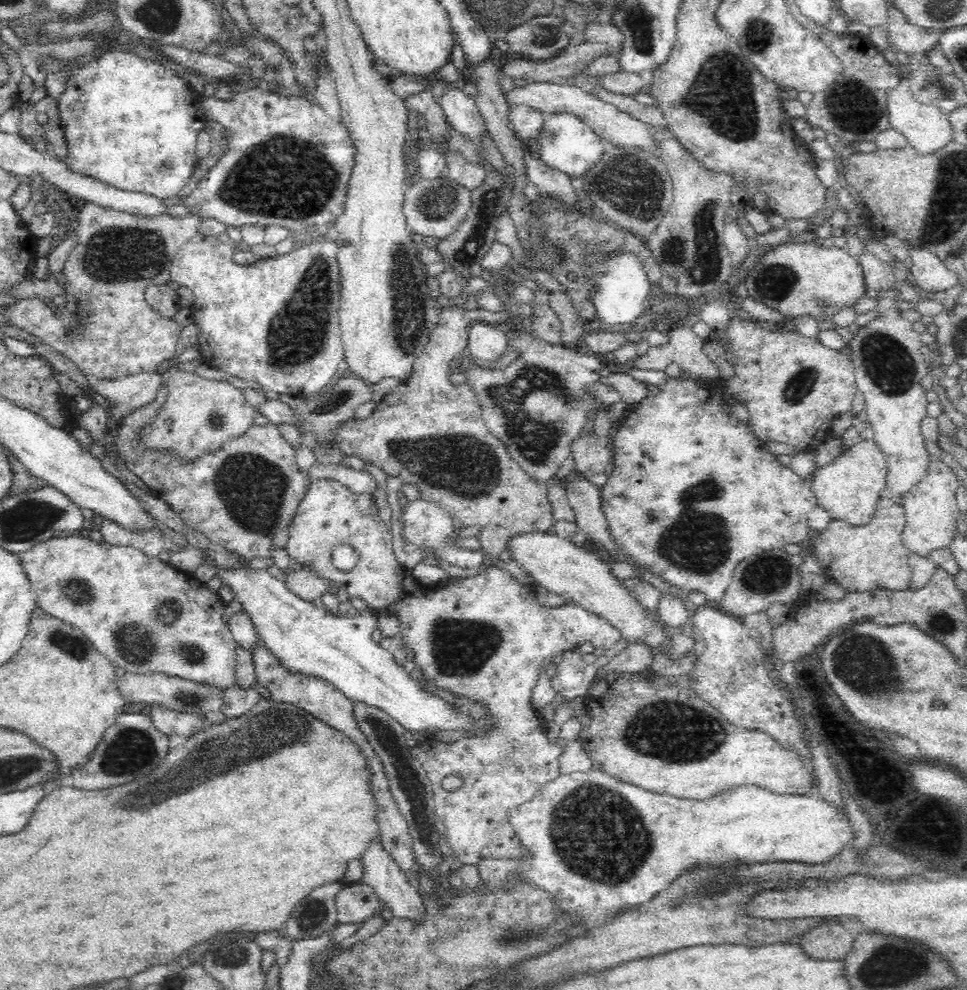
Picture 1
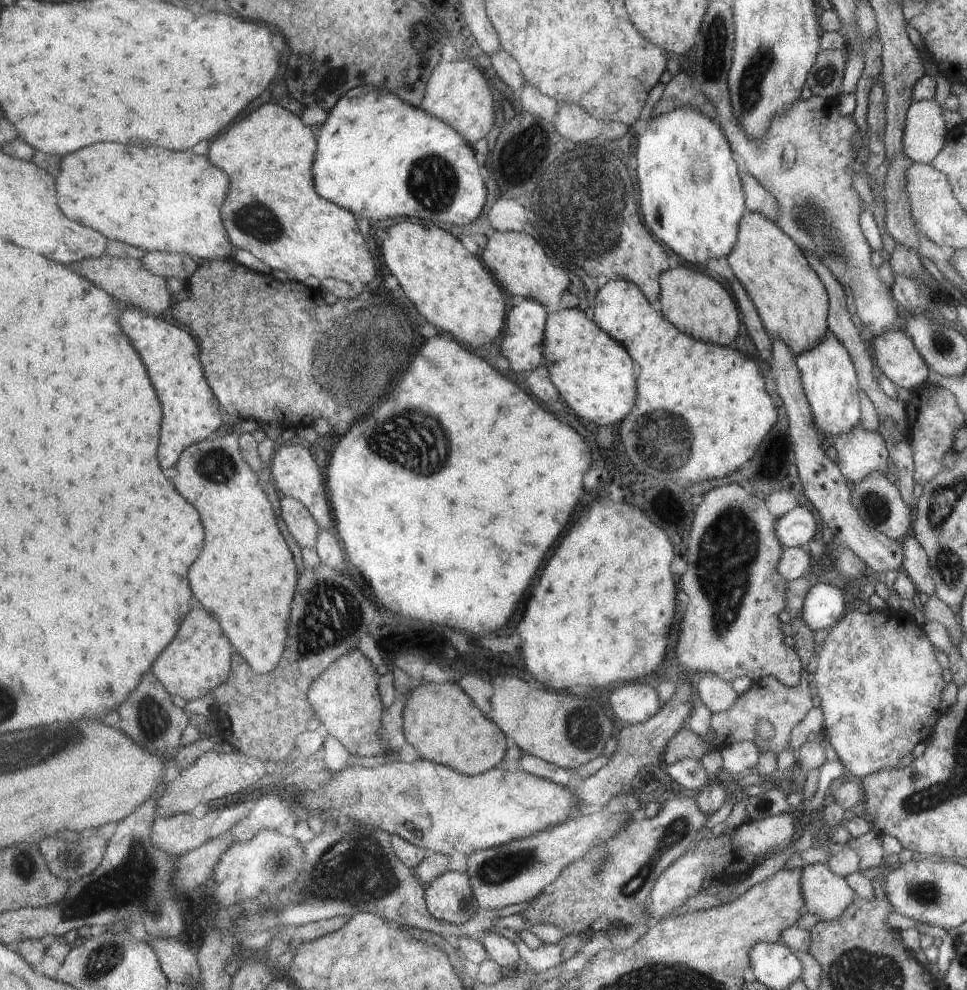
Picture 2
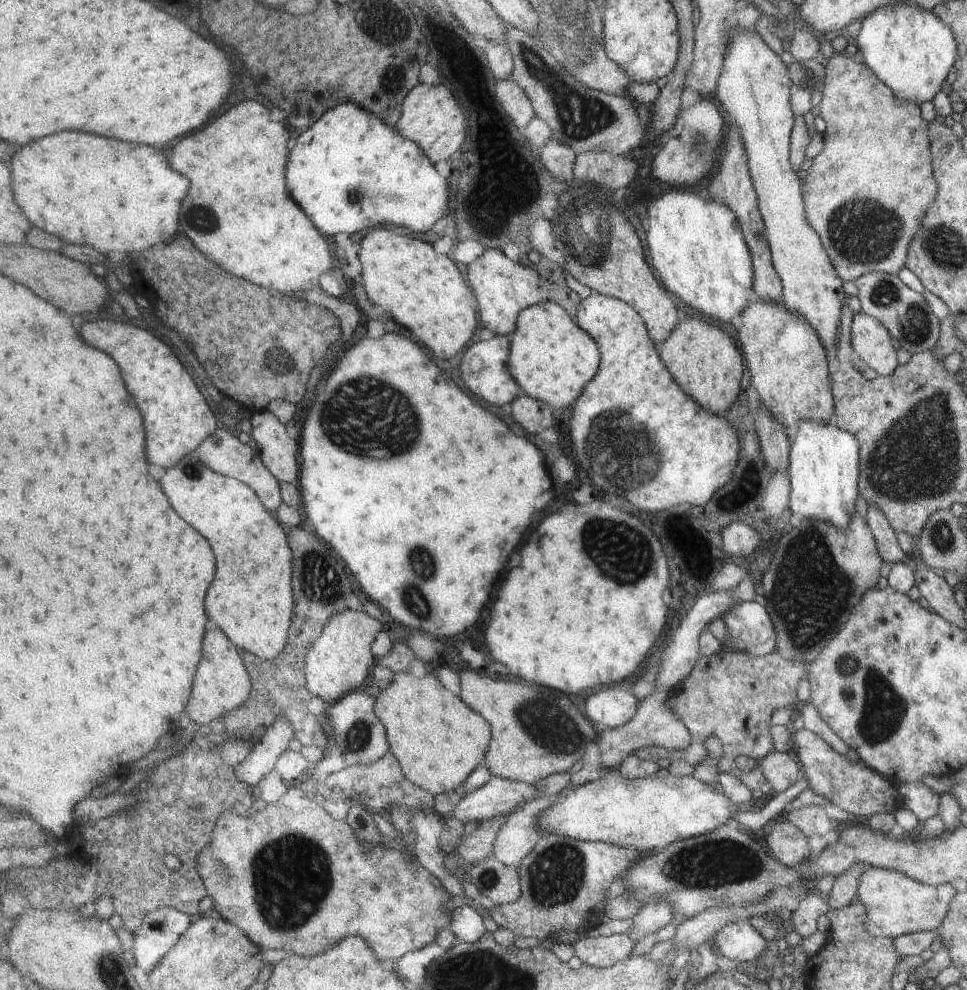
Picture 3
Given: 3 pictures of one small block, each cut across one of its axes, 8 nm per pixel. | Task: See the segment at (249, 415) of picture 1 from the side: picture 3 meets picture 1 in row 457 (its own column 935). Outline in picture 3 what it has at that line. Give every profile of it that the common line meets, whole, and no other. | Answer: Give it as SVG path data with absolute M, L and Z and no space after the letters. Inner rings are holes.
M834 52L824 65L826 77L819 104L819 116L826 122L824 147L813 158L801 184L806 220L820 237L830 264L843 282L854 282L872 272L897 275L905 267L909 244L938 194L932 170L929 124L922 118L918 104L896 98L866 64L859 64L854 57Z

